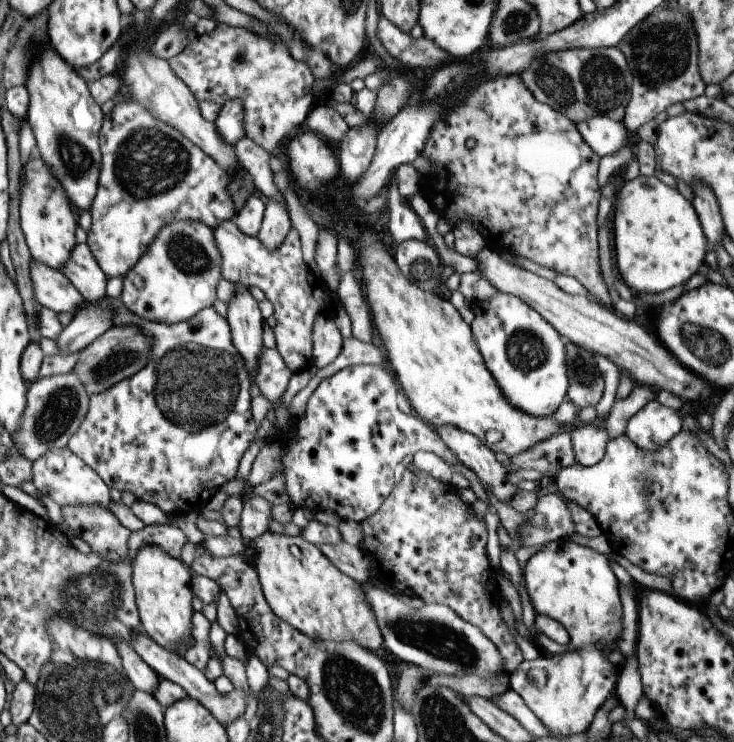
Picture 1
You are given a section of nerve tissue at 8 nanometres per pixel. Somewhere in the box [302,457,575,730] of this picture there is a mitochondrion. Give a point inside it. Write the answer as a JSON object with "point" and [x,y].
{"point":[437,637]}

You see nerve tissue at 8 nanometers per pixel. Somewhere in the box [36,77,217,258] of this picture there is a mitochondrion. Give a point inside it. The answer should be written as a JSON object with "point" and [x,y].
{"point":[149,162]}

